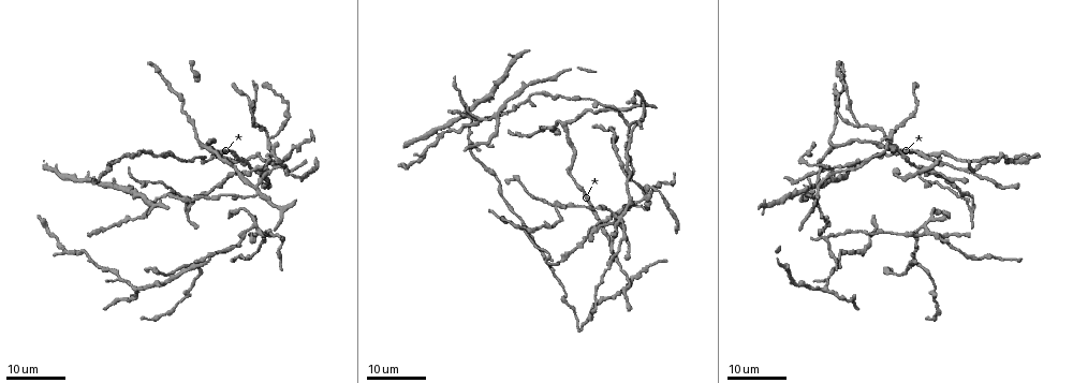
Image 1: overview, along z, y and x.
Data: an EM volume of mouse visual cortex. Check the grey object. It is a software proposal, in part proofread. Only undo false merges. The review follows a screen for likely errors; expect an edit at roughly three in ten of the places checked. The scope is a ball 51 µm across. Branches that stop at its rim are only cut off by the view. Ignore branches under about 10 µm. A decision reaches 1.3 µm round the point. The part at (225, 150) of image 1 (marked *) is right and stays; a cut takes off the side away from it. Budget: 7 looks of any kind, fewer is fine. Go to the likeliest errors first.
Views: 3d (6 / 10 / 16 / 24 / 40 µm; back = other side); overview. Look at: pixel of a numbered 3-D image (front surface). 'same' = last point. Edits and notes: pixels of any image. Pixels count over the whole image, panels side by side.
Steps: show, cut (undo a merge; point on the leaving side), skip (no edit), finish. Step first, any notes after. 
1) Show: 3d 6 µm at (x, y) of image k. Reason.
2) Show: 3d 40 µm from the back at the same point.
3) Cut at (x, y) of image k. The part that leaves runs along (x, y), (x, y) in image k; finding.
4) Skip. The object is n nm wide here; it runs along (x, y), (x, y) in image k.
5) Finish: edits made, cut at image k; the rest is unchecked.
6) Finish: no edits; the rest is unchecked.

Show: 3d 24 µm at (930, 232) of image 1. Looks like a crossing.

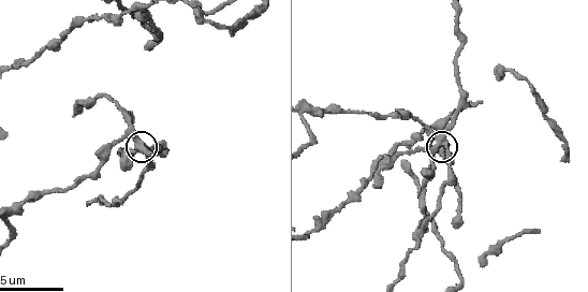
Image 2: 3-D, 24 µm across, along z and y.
Show: 3d 10 µm at (441, 144) of image 2.

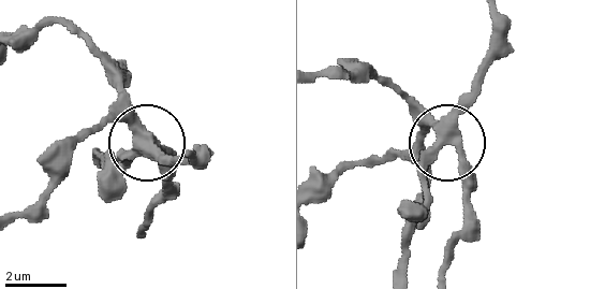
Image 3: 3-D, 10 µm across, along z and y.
Show: 3d 6 µm at (447, 137) of image 3.

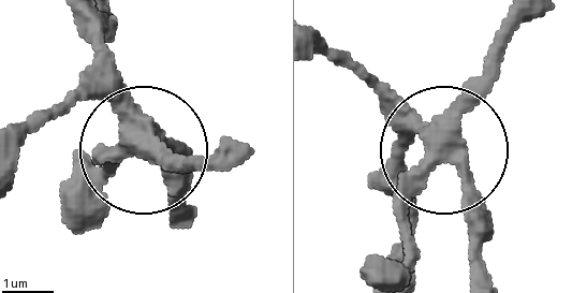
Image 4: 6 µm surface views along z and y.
Skip. 4 arms meet here; one neuron here.

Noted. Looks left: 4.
Show: 3d 24 µm at (556, 207) of image 1. Four-way junction.

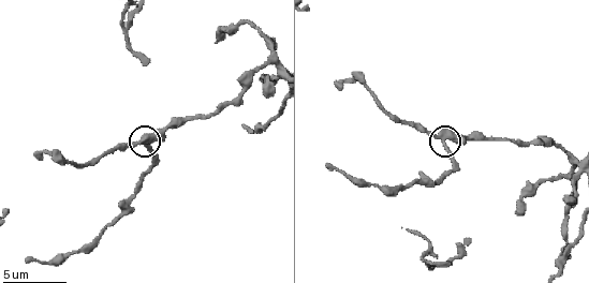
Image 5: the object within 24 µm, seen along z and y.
Show: 3d 6 µm at (442, 141) of image 5.

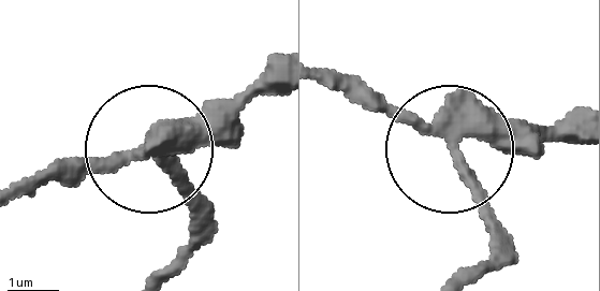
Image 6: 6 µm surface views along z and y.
Skip. 4 arms meet here; one neuron here.

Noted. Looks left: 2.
Finish: no edits; the rest is unchecked.

